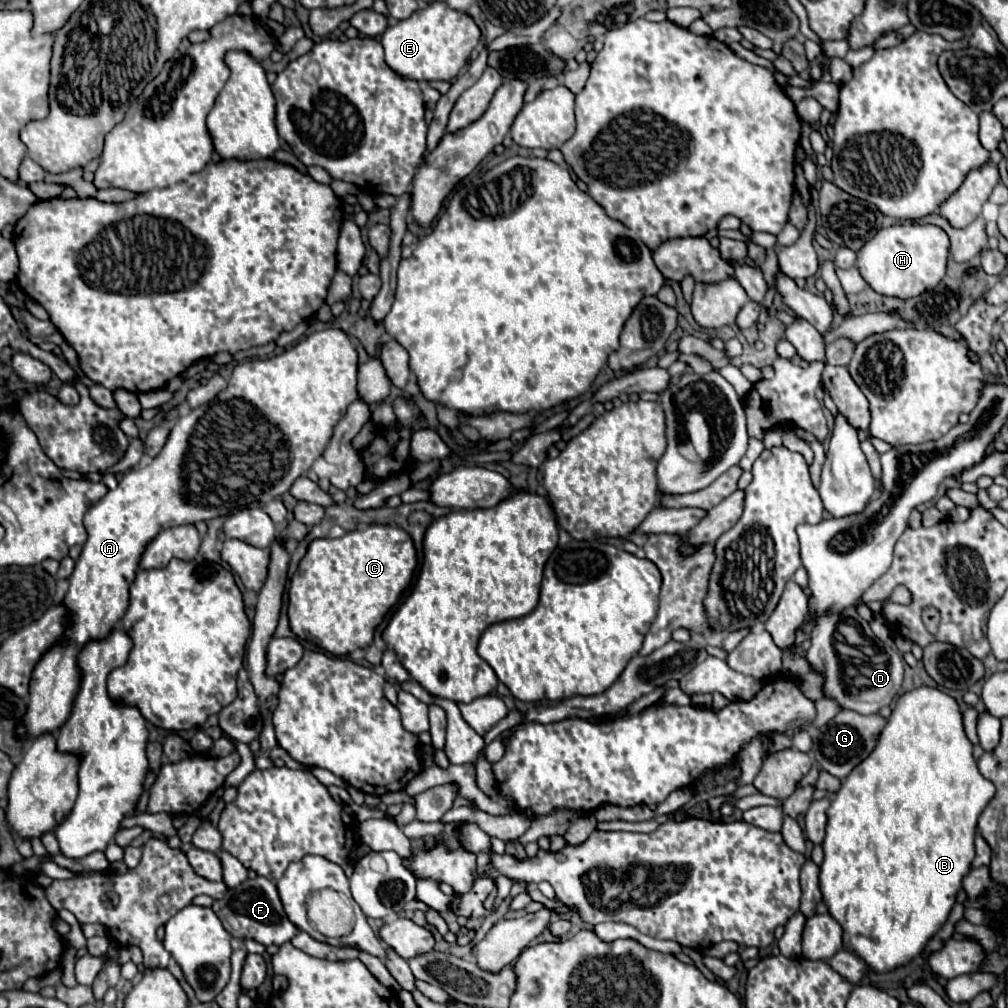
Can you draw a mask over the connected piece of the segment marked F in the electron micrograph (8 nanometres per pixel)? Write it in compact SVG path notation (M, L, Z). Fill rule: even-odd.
M257 876L255 880L245 880L241 886L227 890L223 900L215 900L213 902L213 912L219 916L219 920L223 922L225 930L229 930L235 938L253 938L263 946L281 946L298 933L298 929L291 920L285 916L285 910L281 906L281 898L277 894L277 888L271 880ZM237 920L237 928L233 928L231 922Z

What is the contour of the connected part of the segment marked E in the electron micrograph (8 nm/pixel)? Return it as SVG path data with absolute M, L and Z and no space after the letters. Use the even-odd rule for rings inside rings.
M435 2L389 26L381 34L381 46L385 50L387 66L403 80L453 80L467 64L471 50L479 44L479 36L481 32L477 24L467 14L449 8L445 2Z

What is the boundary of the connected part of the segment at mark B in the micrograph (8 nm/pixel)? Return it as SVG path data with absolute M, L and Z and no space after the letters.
M921 686L917 690L903 694L897 700L897 706L895 706L887 726L883 728L875 750L845 778L845 782L841 784L841 790L831 800L831 806L827 810L827 818L829 818L827 836L823 840L825 860L823 860L821 872L819 872L819 888L823 892L823 900L827 904L827 910L843 928L843 946L849 952L853 952L865 964L865 968L869 972L885 974L885 972L891 972L899 966L905 966L907 962L911 962L913 958L917 958L923 952L927 942L947 922L947 916L957 900L957 892L961 890L961 882L967 876L967 872L971 870L971 860L975 856L973 838L975 838L977 818L983 812L983 808L989 804L993 794L995 794L995 786L979 774L977 764L973 760L973 746L963 732L963 720L961 720L961 712L959 712L957 702L951 696L947 696L945 692L941 692L937 688L929 688L929 686Z

